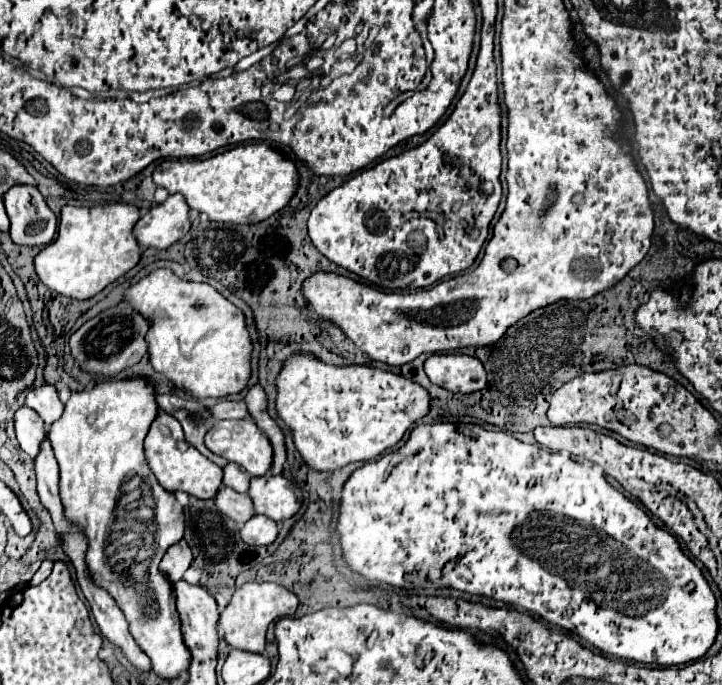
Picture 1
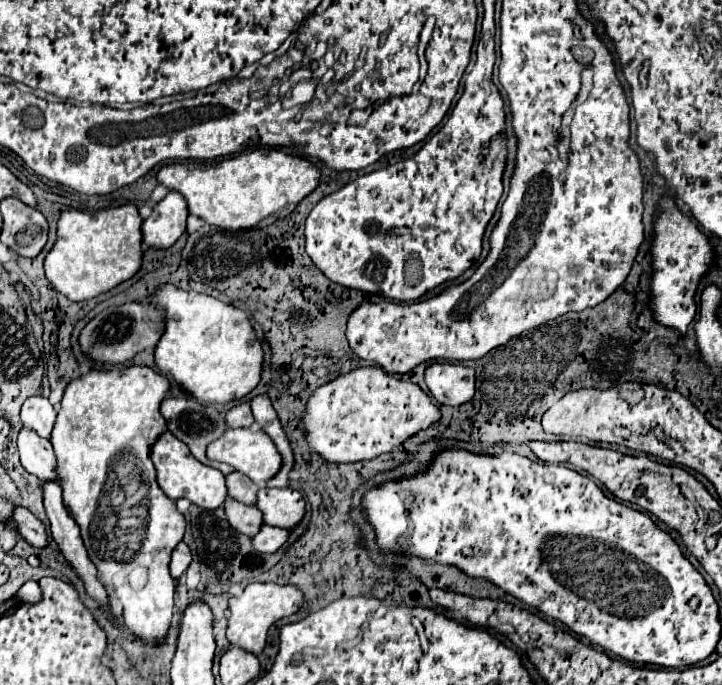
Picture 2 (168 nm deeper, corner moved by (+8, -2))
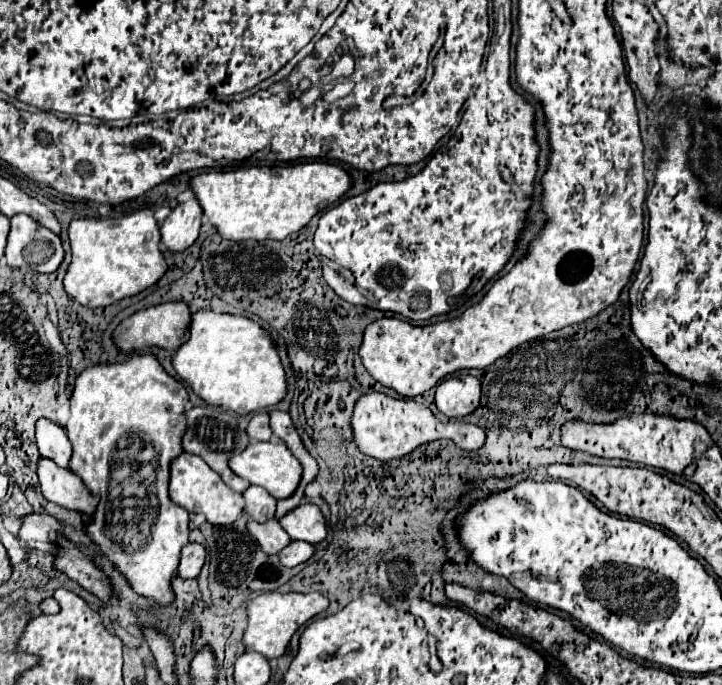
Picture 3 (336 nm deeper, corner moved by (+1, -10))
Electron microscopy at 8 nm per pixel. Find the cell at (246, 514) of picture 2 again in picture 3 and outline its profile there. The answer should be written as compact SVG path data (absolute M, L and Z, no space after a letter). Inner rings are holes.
M269 519L265 523L249 521L247 529L257 539L259 547L269 555L275 555L277 551L281 551L291 541L289 535L279 527L279 521L275 521L275 519Z

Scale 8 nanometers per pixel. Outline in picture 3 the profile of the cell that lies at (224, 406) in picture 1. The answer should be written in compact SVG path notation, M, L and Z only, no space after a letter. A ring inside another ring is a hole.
M255 413L247 425L247 435L249 441L257 443L257 441L269 441L271 439L271 427L269 427L269 415L267 413Z

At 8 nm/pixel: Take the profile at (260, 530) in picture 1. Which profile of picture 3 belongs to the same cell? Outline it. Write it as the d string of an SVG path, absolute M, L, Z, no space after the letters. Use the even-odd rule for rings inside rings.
M291 541L283 551L277 553L277 559L283 567L297 567L305 563L313 555L315 547L305 541Z

